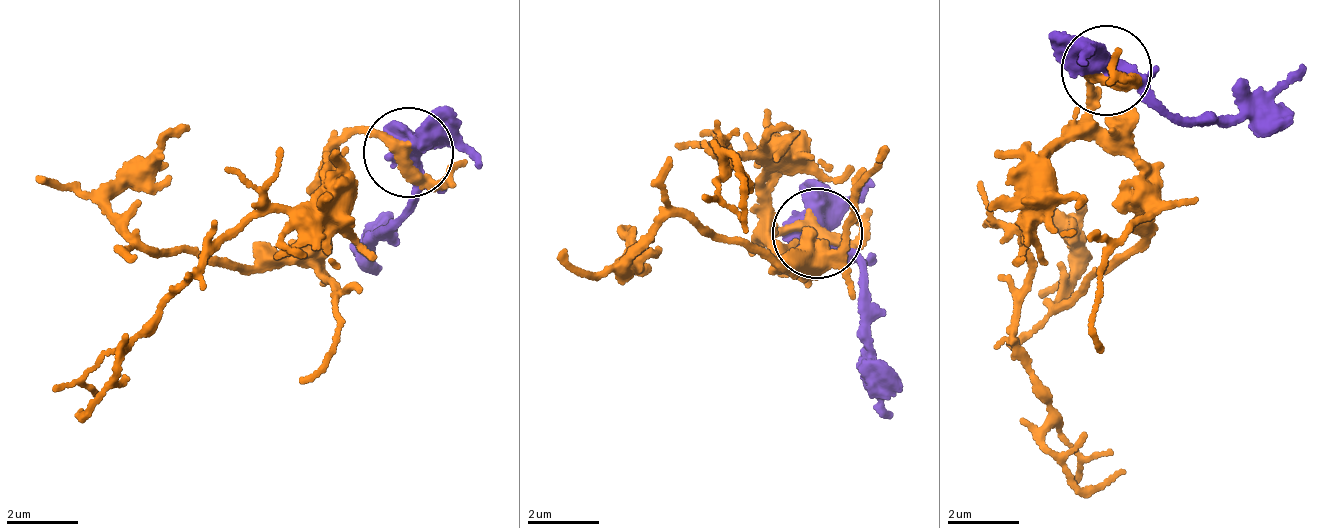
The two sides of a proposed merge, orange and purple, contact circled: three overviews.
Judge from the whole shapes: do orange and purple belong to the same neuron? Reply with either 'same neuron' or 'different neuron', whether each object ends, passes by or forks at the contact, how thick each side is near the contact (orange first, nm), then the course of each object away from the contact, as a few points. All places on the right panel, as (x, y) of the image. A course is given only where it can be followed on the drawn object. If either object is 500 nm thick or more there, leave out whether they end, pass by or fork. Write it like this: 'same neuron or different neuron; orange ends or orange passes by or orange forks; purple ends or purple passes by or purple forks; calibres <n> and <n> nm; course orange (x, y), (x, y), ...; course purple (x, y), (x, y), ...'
different neuron; calibres 260 and 600 nm; course orange (1104, 76), (1090, 92), (1029, 202), (1033, 277), (1018, 319), (1042, 435), (1075, 482), (1110, 487); course purple (1109, 72), (1149, 106), (1202, 130), (1302, 64)

